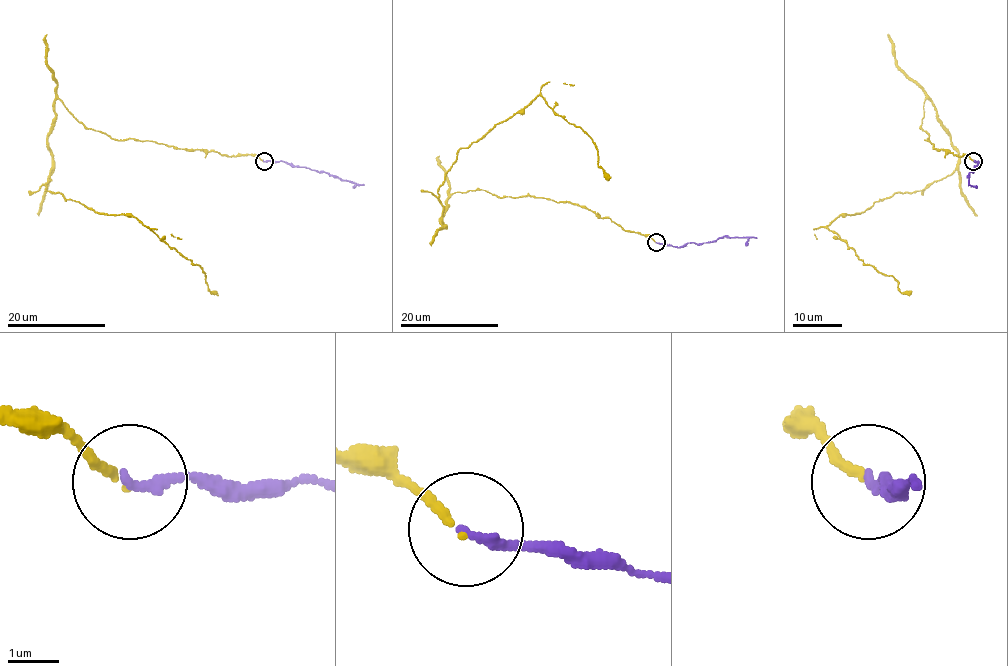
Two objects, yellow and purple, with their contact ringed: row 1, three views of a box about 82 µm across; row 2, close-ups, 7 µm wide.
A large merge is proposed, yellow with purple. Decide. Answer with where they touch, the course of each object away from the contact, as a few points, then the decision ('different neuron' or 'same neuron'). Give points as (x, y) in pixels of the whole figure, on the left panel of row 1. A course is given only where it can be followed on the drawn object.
place (264, 161); course yellow (263, 162), (113, 140), (55, 101), (45, 189), (107, 215), (132, 215), (199, 265), (216, 291); course purple (263, 160), (284, 160), (295, 167), (364, 184); same neuron

